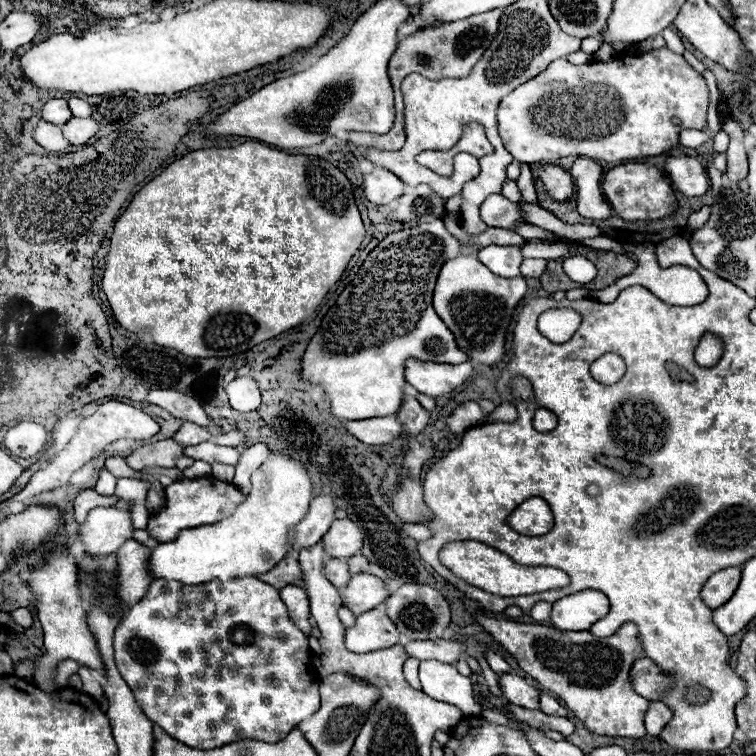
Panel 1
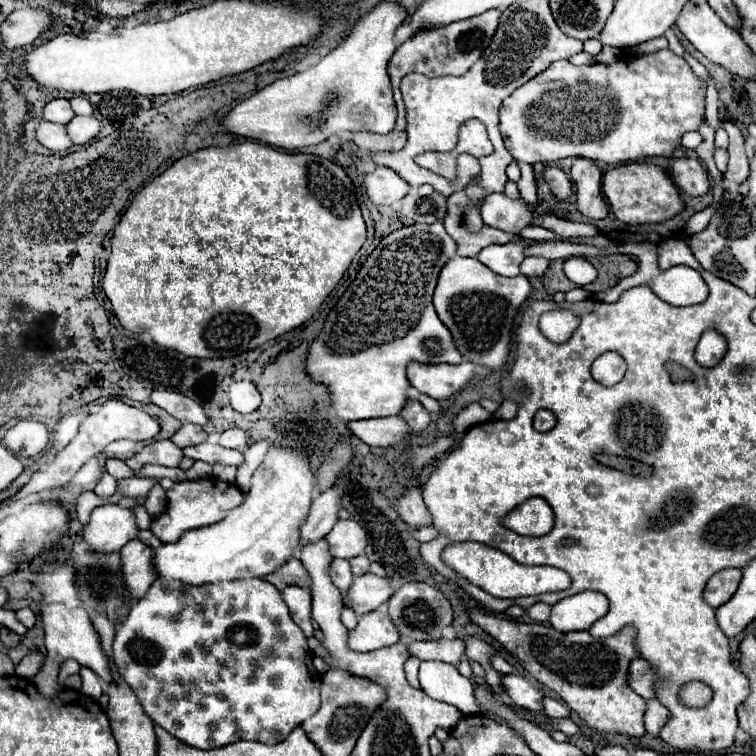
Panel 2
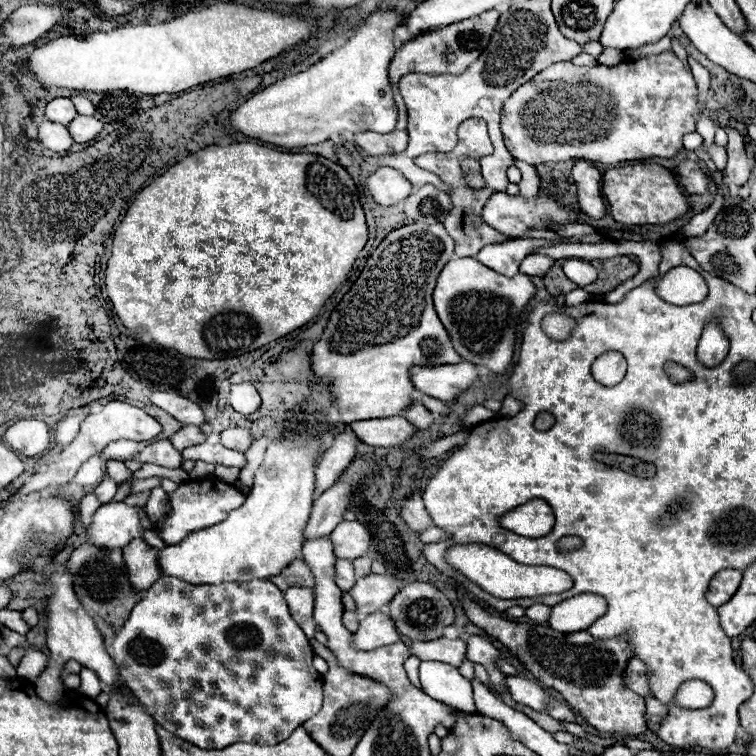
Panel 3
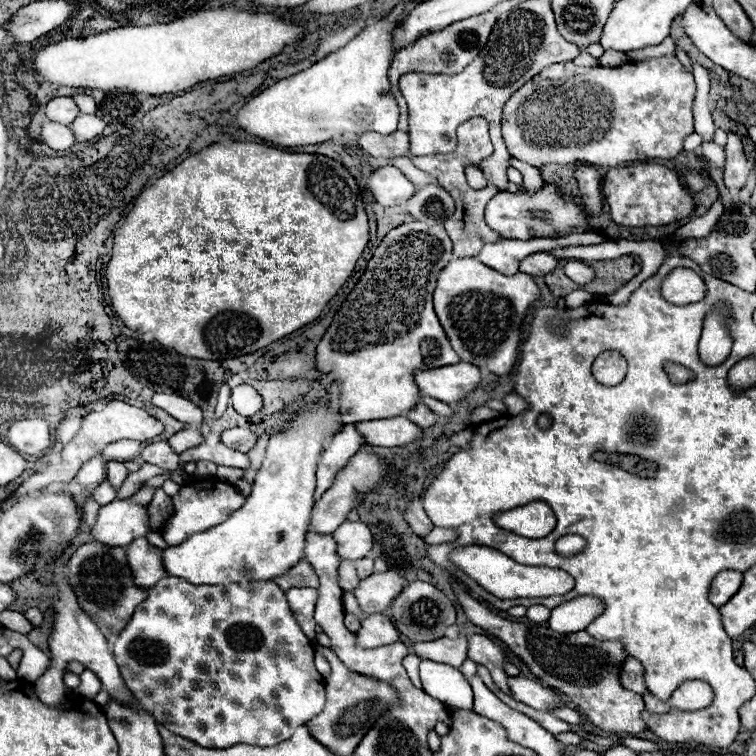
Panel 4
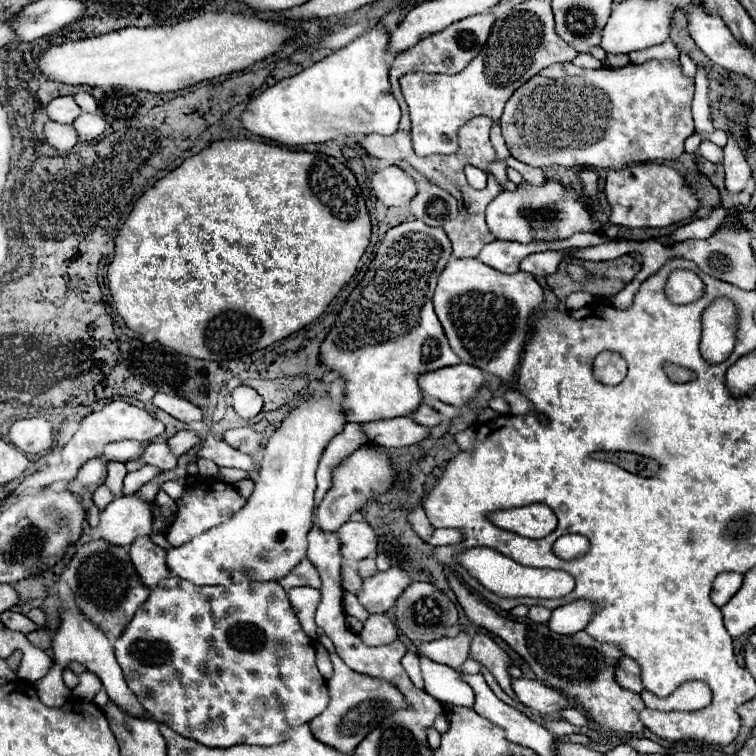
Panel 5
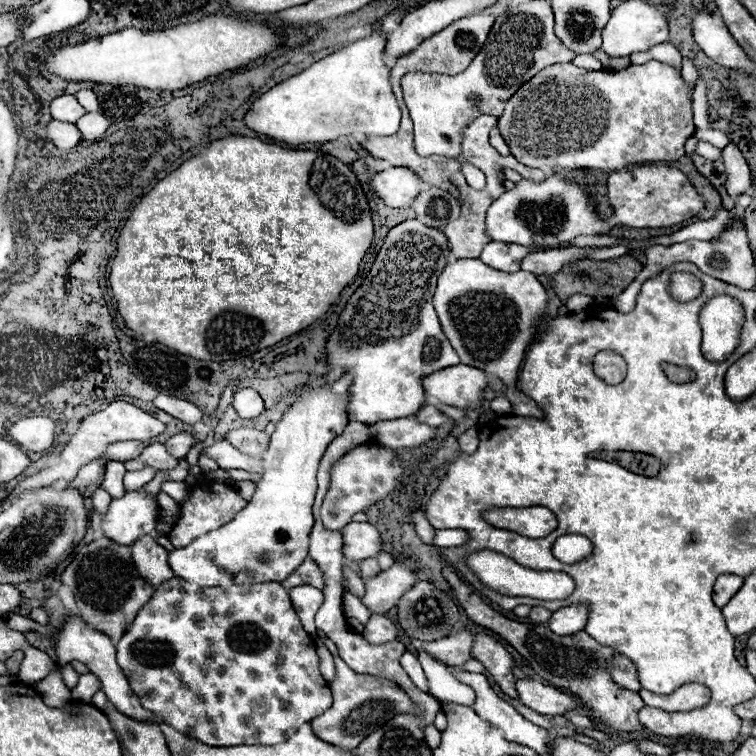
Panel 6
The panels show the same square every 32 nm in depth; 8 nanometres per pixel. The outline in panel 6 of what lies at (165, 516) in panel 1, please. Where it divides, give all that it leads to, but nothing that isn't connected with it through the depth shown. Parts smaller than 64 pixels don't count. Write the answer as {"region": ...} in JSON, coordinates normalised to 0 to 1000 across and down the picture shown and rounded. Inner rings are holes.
{"region":[[[270,638],[262,640],[251,648],[251,659],[246,664],[238,667],[238,685],[230,696],[230,701],[225,704],[225,714],[233,725],[243,725],[249,720],[254,720],[254,714],[259,714],[259,709],[267,709],[270,704],[286,701],[294,693],[299,693],[302,688],[310,688],[312,677],[317,677],[323,669],[328,667],[328,661],[323,661],[315,651],[307,648],[307,643],[302,640],[288,640],[288,638]]]}

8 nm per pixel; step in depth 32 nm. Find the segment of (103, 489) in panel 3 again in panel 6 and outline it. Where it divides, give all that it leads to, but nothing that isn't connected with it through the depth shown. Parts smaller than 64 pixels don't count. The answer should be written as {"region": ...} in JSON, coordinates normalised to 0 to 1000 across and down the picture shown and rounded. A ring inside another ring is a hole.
{"region":[[[130,646],[124,651],[124,656],[122,656],[122,667],[124,667],[124,672],[127,672],[130,680],[138,680],[143,675],[146,664],[148,664],[148,656],[143,656],[143,651],[135,648],[135,646]]]}

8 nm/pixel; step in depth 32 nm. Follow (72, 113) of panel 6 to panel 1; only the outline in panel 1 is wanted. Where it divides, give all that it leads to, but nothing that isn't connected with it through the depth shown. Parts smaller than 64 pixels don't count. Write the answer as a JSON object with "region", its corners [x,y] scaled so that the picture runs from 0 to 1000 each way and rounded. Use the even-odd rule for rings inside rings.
{"region":[[[74,130],[74,132],[66,132],[66,135],[58,138],[56,156],[69,161],[69,164],[87,164],[95,156],[95,148],[93,148],[87,132]]]}

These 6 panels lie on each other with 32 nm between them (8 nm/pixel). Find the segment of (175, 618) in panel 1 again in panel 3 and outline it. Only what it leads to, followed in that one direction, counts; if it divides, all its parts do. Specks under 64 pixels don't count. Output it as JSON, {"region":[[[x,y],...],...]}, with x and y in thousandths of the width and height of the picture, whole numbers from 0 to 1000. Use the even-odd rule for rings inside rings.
{"region":[[[214,762],[156,833],[148,865],[161,899],[190,939],[212,960],[262,989],[280,992],[312,981],[360,987],[426,937],[426,894],[413,881],[415,862],[386,820],[373,780],[354,767],[257,775]]]}

